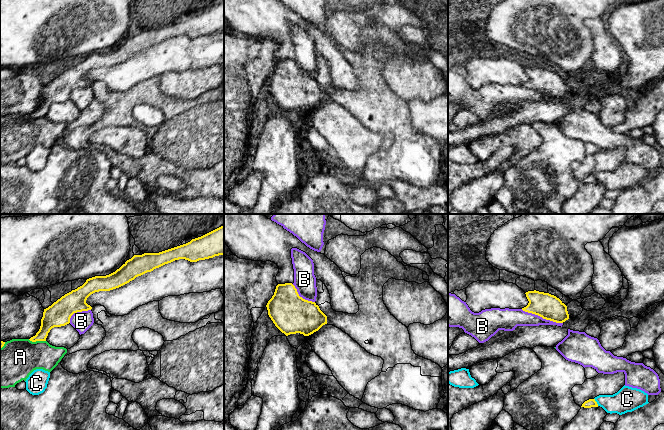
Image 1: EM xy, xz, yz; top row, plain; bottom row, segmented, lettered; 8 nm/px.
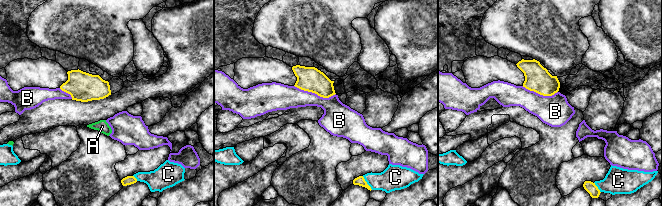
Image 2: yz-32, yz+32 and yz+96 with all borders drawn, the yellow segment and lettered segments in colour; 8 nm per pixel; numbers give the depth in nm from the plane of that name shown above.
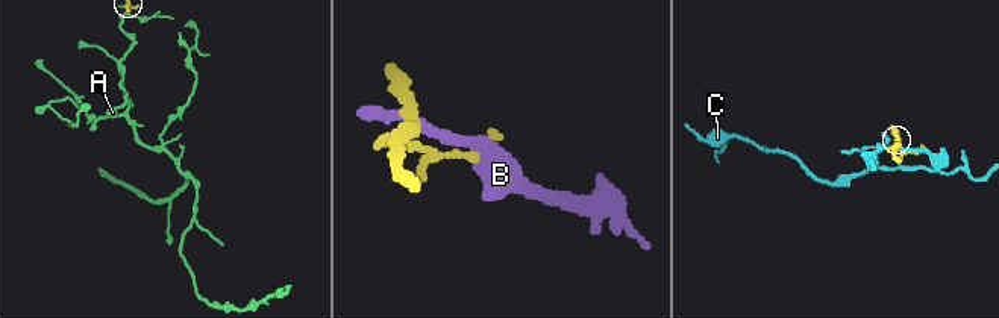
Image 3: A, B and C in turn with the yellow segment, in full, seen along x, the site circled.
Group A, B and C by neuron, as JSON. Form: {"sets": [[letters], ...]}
{"sets": [["A"], ["B"], ["C"]]}

